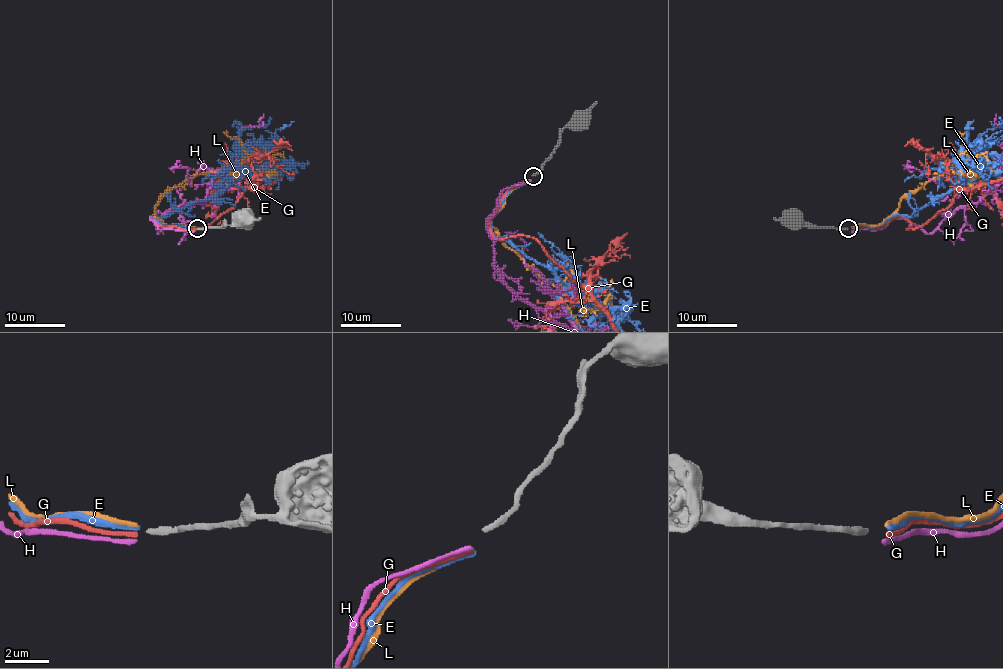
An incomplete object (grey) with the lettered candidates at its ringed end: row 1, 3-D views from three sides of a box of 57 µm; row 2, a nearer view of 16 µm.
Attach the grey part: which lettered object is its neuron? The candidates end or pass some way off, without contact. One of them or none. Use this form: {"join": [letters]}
{"join": []}

